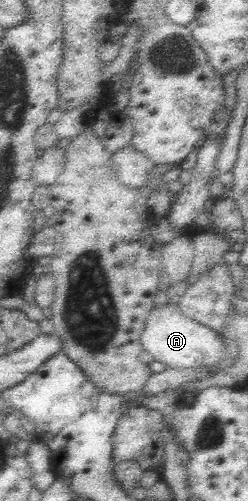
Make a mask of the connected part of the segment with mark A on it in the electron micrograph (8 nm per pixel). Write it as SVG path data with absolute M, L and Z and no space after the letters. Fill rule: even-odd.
M174 301L151 309L141 333L140 351L172 369L216 367L226 363L227 358L227 347L213 329L189 319Z

